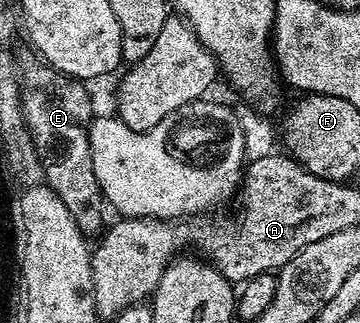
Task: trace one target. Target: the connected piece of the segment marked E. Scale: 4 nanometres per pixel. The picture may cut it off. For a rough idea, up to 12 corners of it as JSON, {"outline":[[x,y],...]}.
{"outline":[[21,57],[23,122],[45,183],[104,228],[88,86]]}

